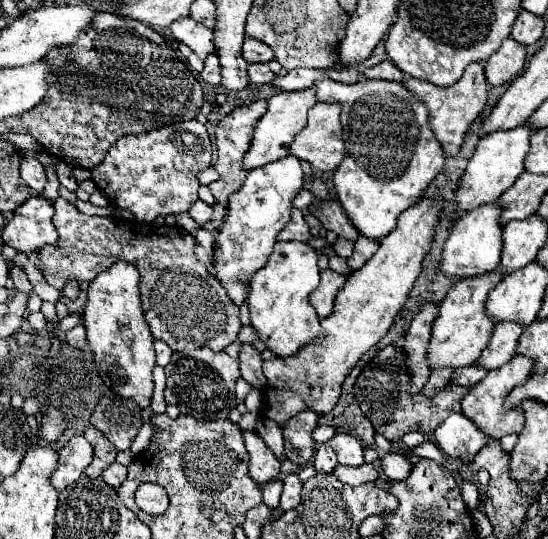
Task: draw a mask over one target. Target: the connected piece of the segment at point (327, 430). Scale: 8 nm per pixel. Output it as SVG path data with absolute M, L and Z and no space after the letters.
M318 425L312 435L314 435L316 445L322 445L322 443L328 443L334 437L334 433L336 433L336 427L332 427L332 425Z

